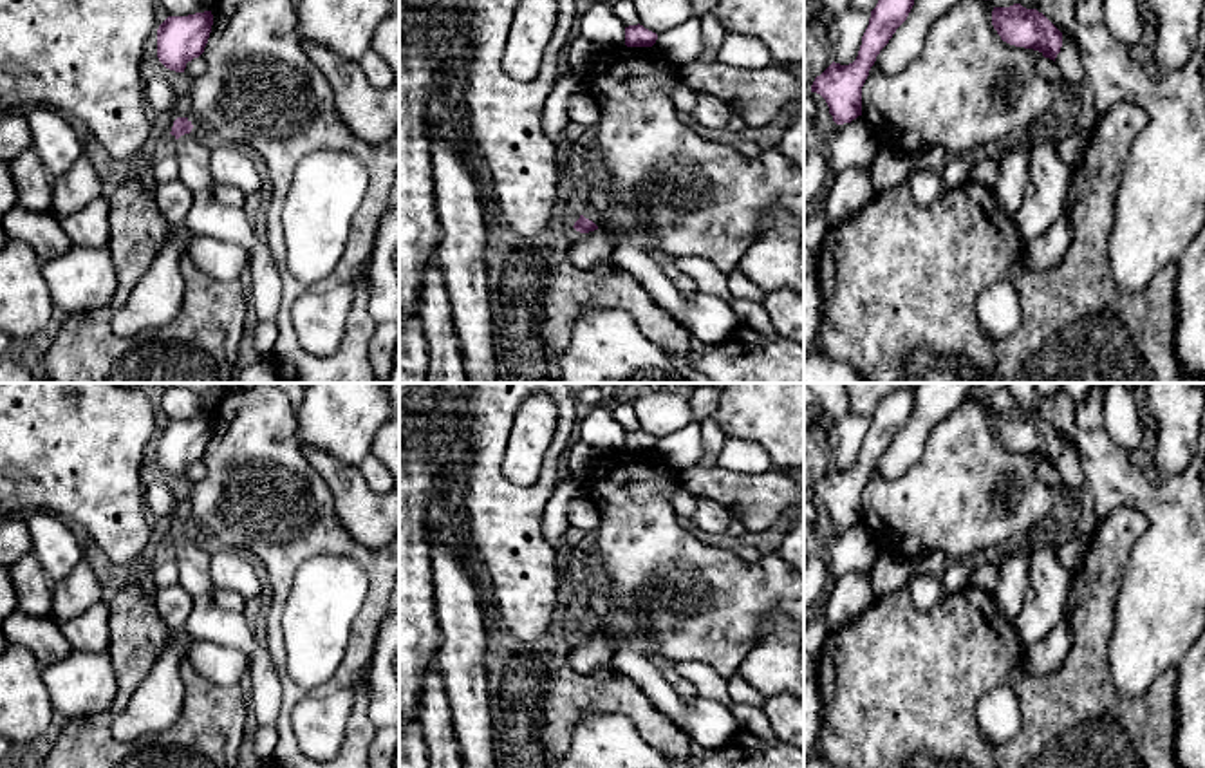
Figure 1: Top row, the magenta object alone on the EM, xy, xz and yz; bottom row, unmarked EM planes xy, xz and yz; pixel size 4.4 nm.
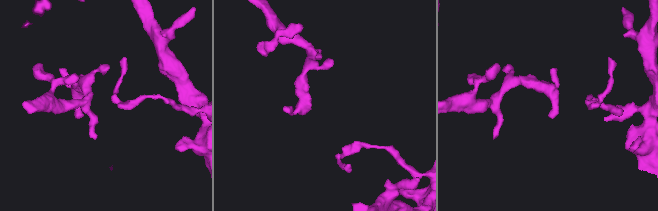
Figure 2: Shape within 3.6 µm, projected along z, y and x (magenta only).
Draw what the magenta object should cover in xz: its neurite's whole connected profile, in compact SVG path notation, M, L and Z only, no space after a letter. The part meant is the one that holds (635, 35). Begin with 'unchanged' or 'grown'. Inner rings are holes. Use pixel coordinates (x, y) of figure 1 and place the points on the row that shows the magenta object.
unchanged | M643 25L625 27L625 45L627 47L652 47L658 40L658 34L645 29Z

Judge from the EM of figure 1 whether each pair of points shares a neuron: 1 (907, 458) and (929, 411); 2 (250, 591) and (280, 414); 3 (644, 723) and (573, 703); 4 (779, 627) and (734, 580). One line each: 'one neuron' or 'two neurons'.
1: one neuron
2: two neurons
3: one neuron
4: two neurons

